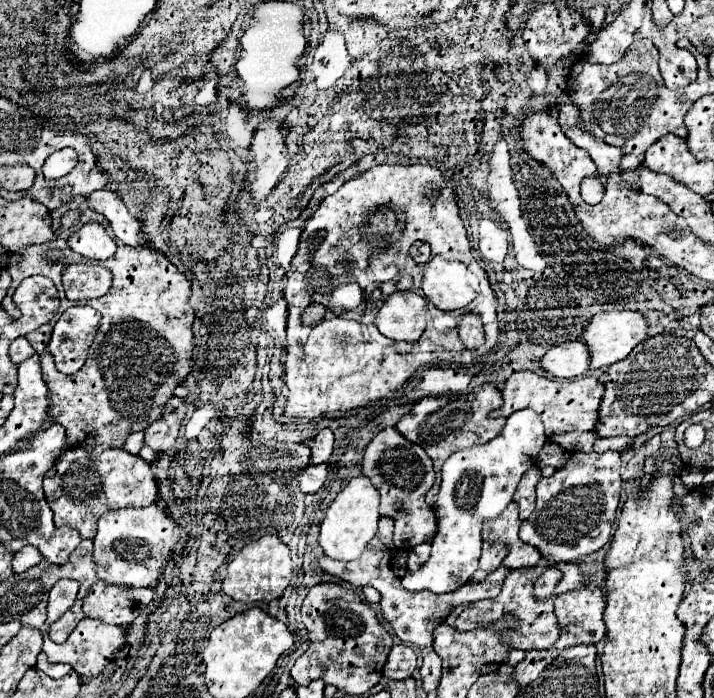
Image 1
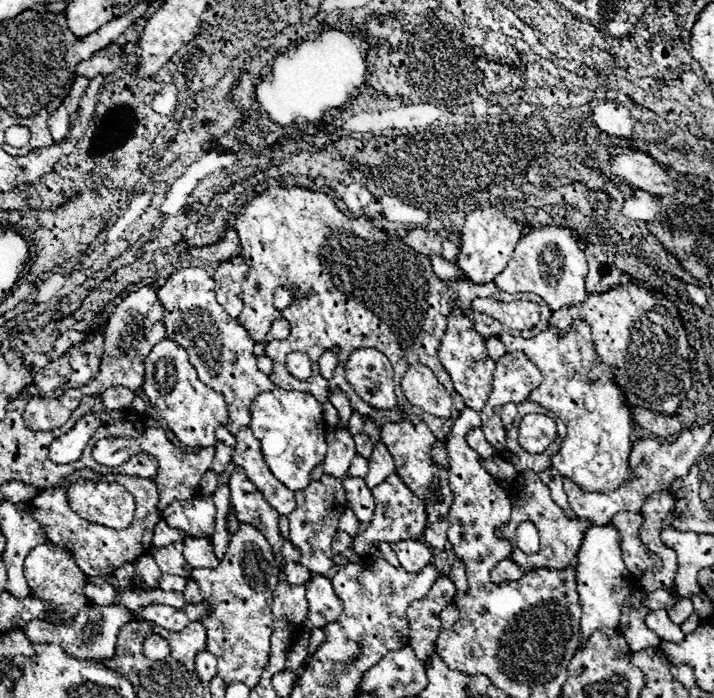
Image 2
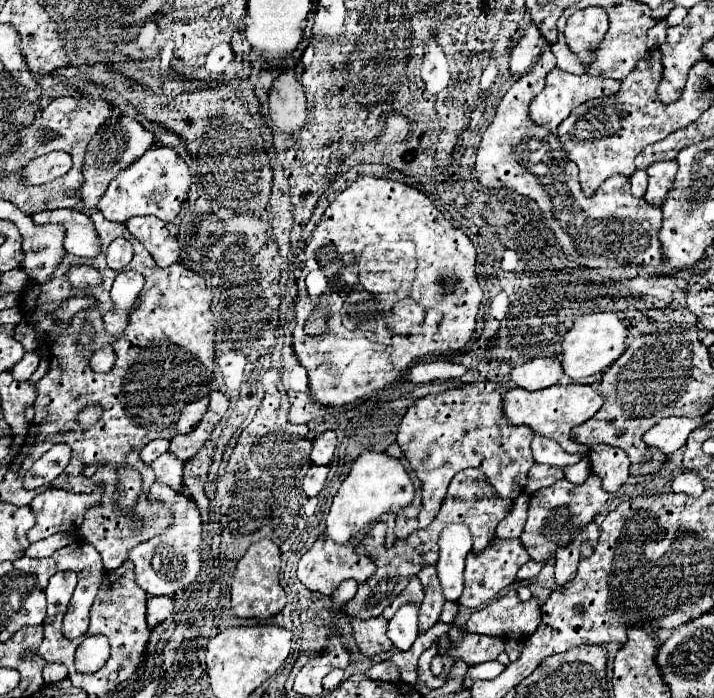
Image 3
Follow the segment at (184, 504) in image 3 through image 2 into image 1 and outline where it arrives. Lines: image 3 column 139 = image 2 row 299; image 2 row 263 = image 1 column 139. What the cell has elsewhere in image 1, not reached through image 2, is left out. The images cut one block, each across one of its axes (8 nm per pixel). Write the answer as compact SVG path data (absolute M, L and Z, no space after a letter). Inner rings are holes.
M156 504L146 508L124 508L106 512L98 520L98 532L94 536L96 576L118 586L154 588L178 538L178 526L166 514L166 510L160 510Z

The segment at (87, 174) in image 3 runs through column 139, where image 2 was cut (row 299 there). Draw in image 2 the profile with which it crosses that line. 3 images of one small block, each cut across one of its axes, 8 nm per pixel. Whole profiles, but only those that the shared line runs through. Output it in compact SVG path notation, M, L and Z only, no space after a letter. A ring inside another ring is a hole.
M154 286L138 288L130 292L110 314L104 326L104 356L100 362L100 372L94 380L90 380L80 392L84 396L102 394L110 386L124 386L130 390L140 390L144 382L144 358L150 354L152 346L160 340L168 338L164 326L164 306L156 298Z

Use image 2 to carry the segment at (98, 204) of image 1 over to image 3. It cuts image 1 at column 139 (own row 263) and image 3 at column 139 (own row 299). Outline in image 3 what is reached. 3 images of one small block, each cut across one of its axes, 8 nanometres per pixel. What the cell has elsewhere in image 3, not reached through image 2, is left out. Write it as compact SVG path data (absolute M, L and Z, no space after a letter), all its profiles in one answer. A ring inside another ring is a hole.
M140 216L126 222L126 228L150 250L158 266L166 268L180 258L178 242L168 234L166 224L152 216Z

